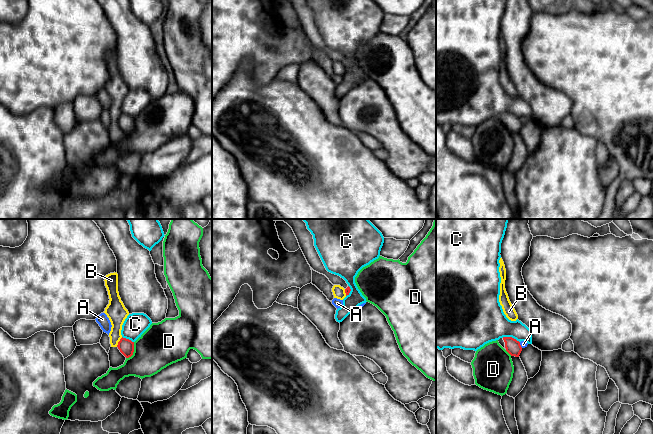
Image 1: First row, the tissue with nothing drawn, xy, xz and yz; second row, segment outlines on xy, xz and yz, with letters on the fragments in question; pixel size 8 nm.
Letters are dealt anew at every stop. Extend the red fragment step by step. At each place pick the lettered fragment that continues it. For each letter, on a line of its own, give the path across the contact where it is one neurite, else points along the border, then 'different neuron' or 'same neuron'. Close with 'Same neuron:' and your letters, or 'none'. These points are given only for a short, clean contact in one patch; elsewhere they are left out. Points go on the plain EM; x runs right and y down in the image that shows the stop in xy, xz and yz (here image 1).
A: different neuron
B: border along xy (122, 113), (116, 122); different neuron
C: border along yz (502, 113), (513, 113), (519, 118); different neuron
D: border along xy (134, 118), (134, 127), (126, 134); different neuron
Same neuron: none

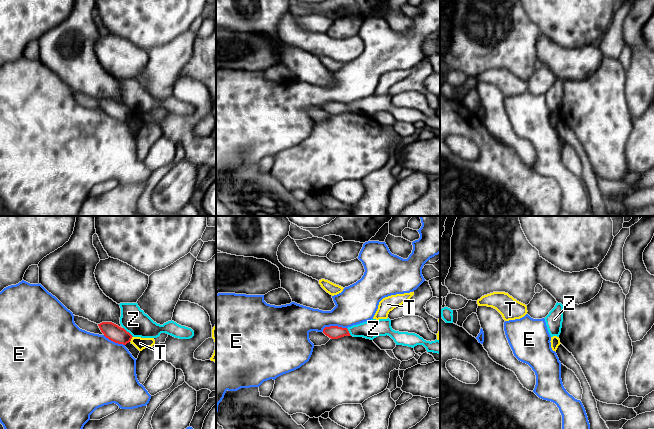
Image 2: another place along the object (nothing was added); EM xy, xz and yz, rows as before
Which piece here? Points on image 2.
E: different neuron
T: border along xy (132, 112), (129, 117); different neuron
Z: different neuron
Same neuron: none

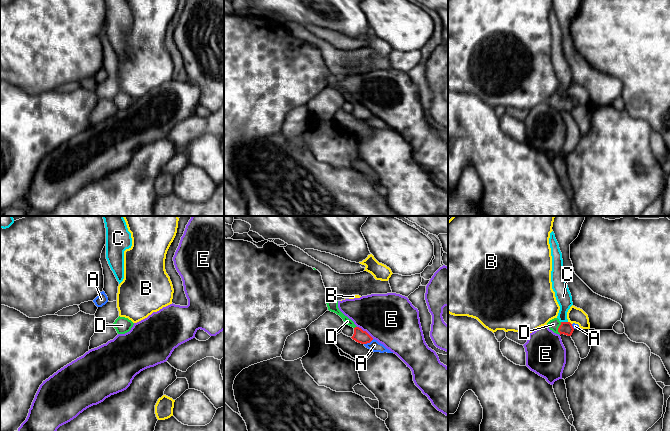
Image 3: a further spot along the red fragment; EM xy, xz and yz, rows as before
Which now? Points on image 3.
A: different neuron
B: border along yz (568, 97), (571, 100); different neuron
C: border along yz (561, 97), (567, 98); different neuron
D: runs through yz (566, 104), (558, 104), (553, 100); same neuron
E: border along xz (357, 102), (365, 106), (373, 114); different neuron
Same neuron: D

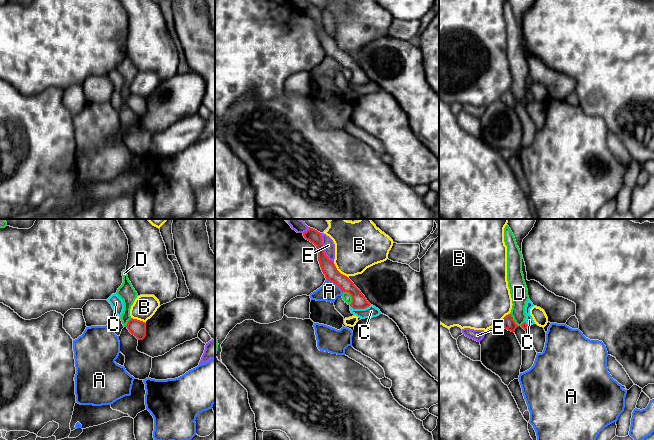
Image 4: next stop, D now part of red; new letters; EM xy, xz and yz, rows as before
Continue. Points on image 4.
A: different neuron
B: different neuron
C: different neuron
D: border along xz (343, 67), (350, 71), (350, 80); different neuron
E: different neuron
Same neuron: none

